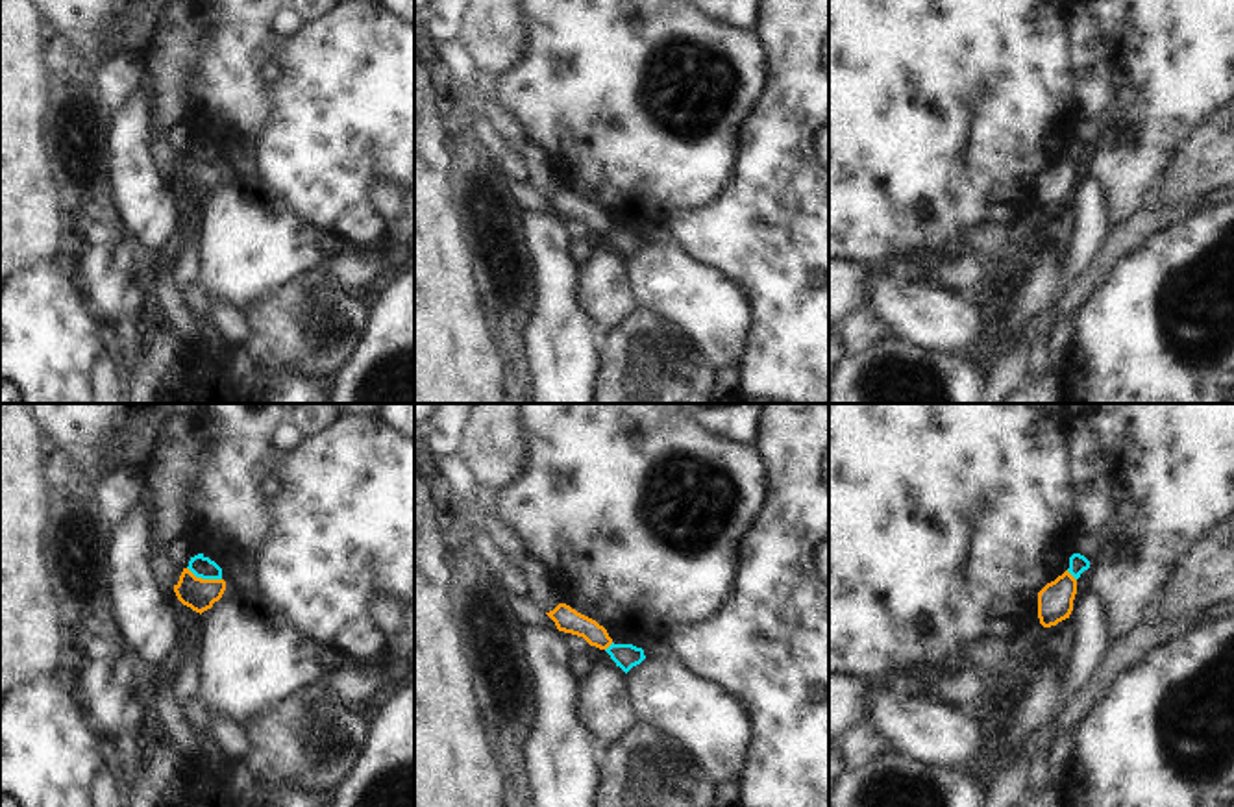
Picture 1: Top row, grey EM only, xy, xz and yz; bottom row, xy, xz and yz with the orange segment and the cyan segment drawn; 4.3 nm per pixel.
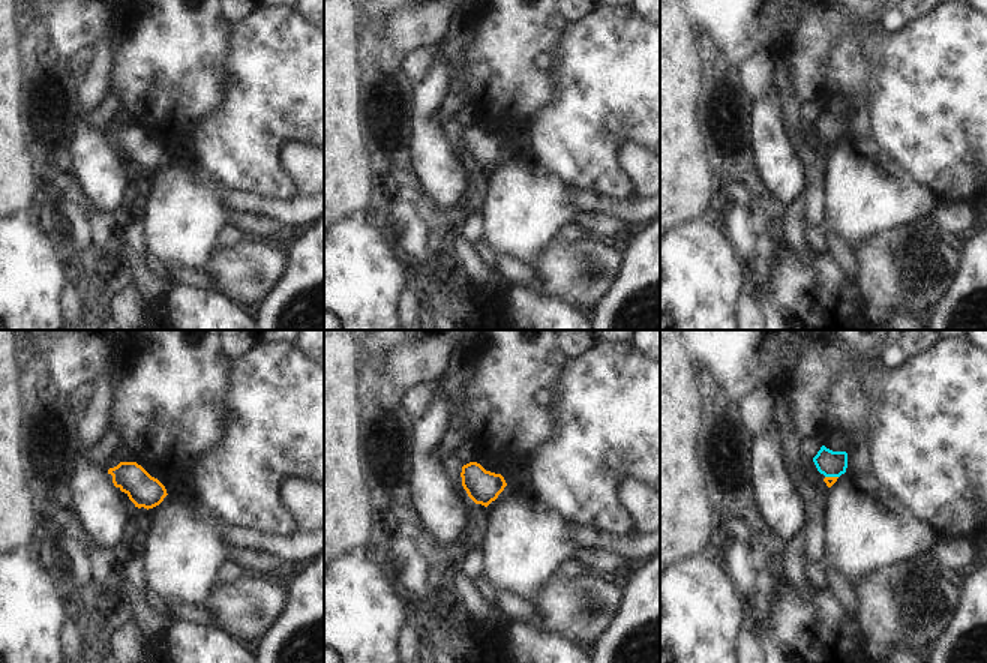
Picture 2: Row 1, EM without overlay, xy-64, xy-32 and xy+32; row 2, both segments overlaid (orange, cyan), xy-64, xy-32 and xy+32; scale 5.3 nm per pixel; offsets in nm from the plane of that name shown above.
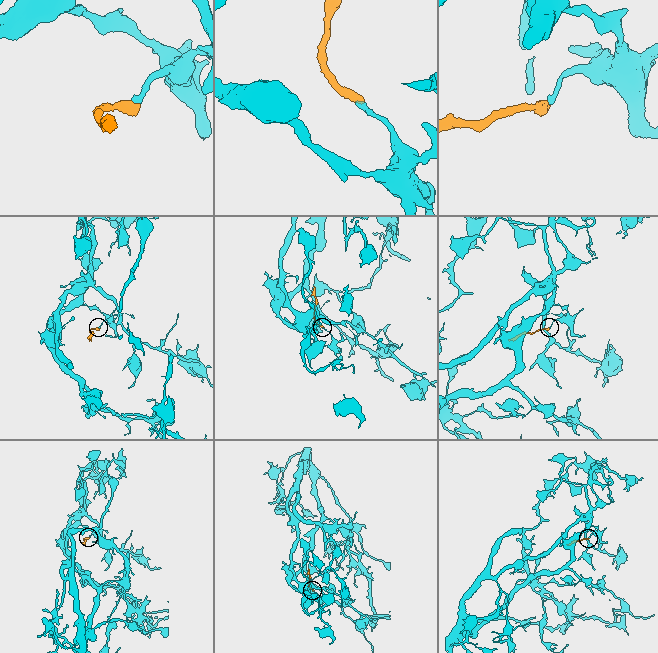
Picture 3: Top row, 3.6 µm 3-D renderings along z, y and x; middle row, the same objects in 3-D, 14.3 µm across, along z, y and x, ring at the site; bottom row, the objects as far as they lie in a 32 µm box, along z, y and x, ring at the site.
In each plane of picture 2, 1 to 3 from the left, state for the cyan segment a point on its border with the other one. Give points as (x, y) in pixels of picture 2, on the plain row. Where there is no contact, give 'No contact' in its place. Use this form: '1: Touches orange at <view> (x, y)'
1: No contact
2: No contact
3: Touches orange at xy+32 (831, 141).

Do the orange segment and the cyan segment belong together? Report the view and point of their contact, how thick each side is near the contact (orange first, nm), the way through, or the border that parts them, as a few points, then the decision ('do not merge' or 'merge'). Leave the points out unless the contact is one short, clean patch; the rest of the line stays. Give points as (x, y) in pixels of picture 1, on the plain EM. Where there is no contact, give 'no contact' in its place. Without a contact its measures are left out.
xy (204, 165) | 140/100 nm | along xy (187, 152), (197, 161), (221, 165) | do not merge

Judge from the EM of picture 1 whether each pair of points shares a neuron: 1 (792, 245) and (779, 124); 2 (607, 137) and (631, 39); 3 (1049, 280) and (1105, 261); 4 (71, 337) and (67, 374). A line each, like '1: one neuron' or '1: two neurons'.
1: one neuron
2: one neuron
3: two neurons
4: one neuron

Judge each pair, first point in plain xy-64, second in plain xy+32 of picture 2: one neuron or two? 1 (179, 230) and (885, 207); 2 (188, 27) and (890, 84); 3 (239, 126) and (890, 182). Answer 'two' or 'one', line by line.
1: one
2: two
3: two

